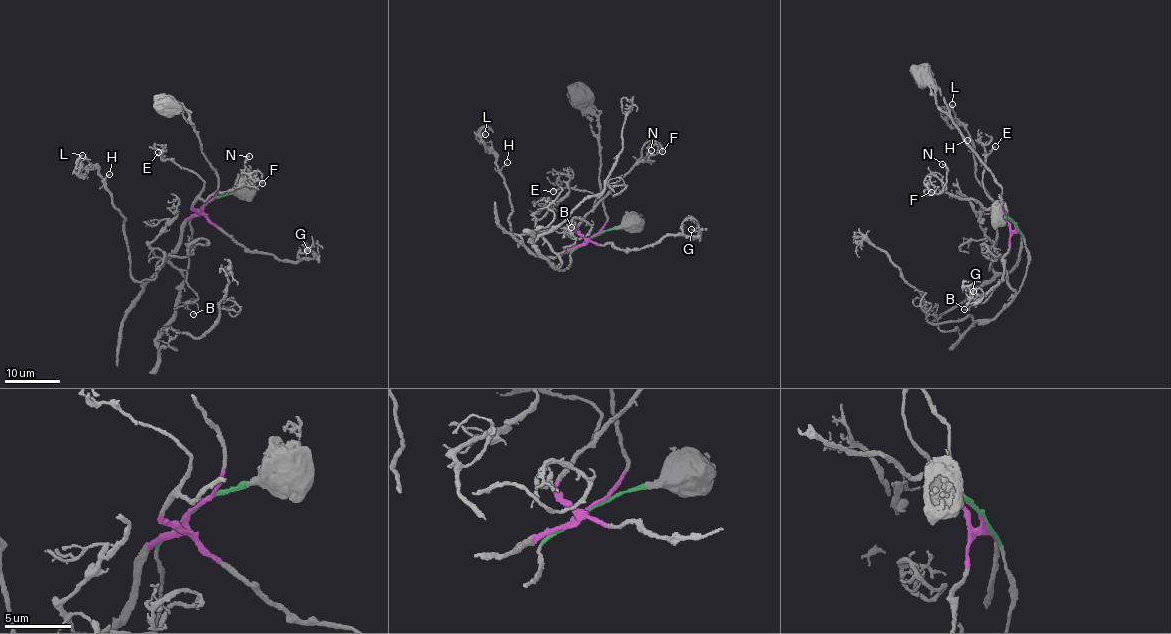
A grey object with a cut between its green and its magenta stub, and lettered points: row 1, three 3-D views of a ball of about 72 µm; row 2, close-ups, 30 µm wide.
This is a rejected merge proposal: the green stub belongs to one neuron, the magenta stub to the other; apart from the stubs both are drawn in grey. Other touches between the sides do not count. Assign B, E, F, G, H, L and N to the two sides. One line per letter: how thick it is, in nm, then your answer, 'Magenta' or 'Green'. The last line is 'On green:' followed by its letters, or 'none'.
B: Thickness 120 nm. Green
E: Thickness 220 nm. Magenta
F: Thickness 170 nm. Magenta
G: Thickness 140 nm. Magenta
H: Thickness 140 nm. Magenta
L: Thickness 190 nm. Magenta
N: Thickness 190 nm. Magenta
On green: B

